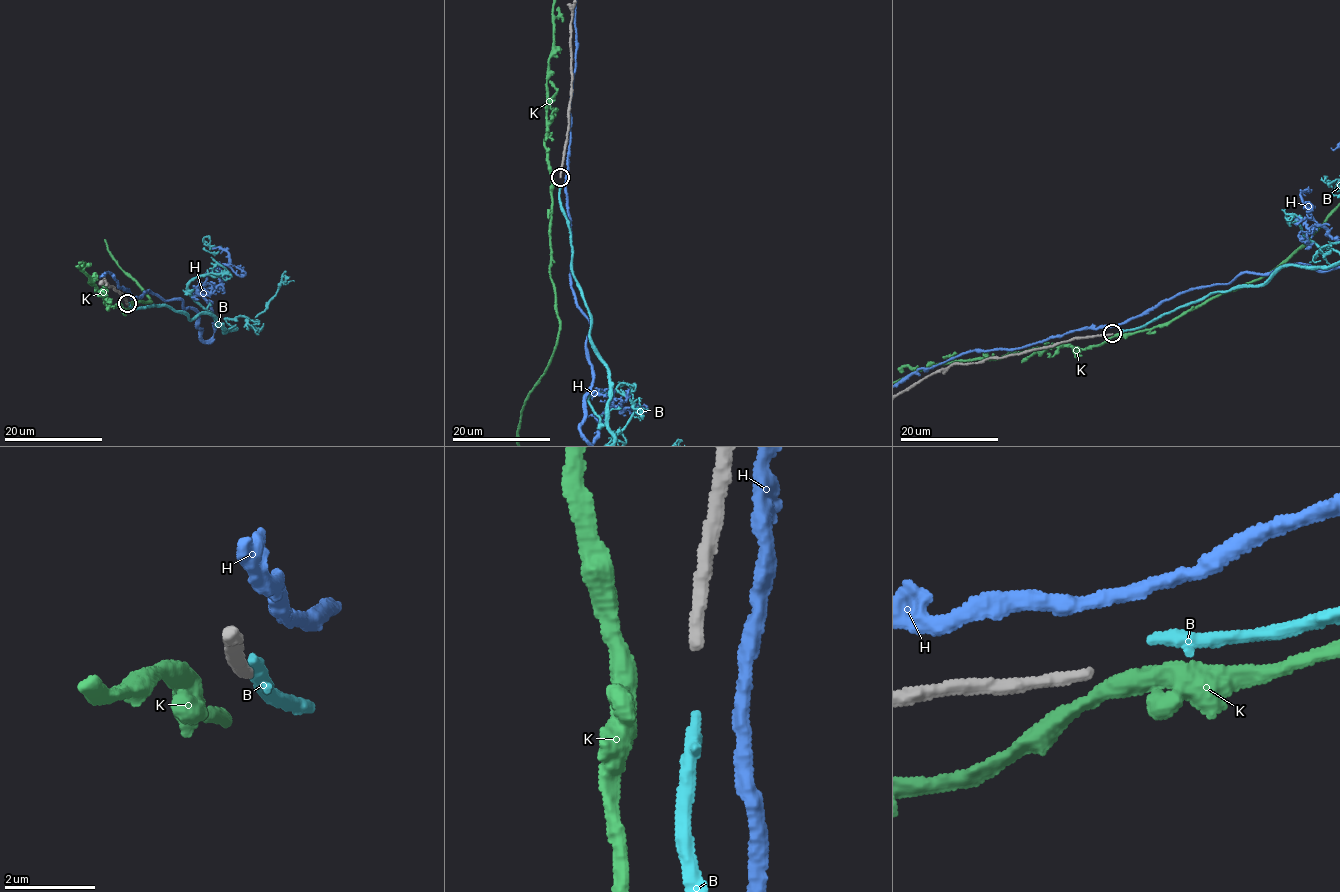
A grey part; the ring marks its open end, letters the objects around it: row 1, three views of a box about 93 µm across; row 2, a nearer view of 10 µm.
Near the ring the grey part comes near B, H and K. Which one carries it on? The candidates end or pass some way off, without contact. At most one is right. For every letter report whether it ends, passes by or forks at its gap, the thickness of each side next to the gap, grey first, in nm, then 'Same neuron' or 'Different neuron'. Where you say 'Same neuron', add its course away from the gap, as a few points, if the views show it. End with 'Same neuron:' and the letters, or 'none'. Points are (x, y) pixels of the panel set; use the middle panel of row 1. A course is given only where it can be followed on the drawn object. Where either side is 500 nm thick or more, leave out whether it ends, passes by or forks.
B: It ends there. Thickness 280 nm (grey) against 280 nm. Same neuron
H: It passes by. Thickness 280 nm (grey) against 340 nm. Different neuron
K: It passes by. Thickness 280 nm (grey) against 400 nm. Different neuron
Same neuron: B

